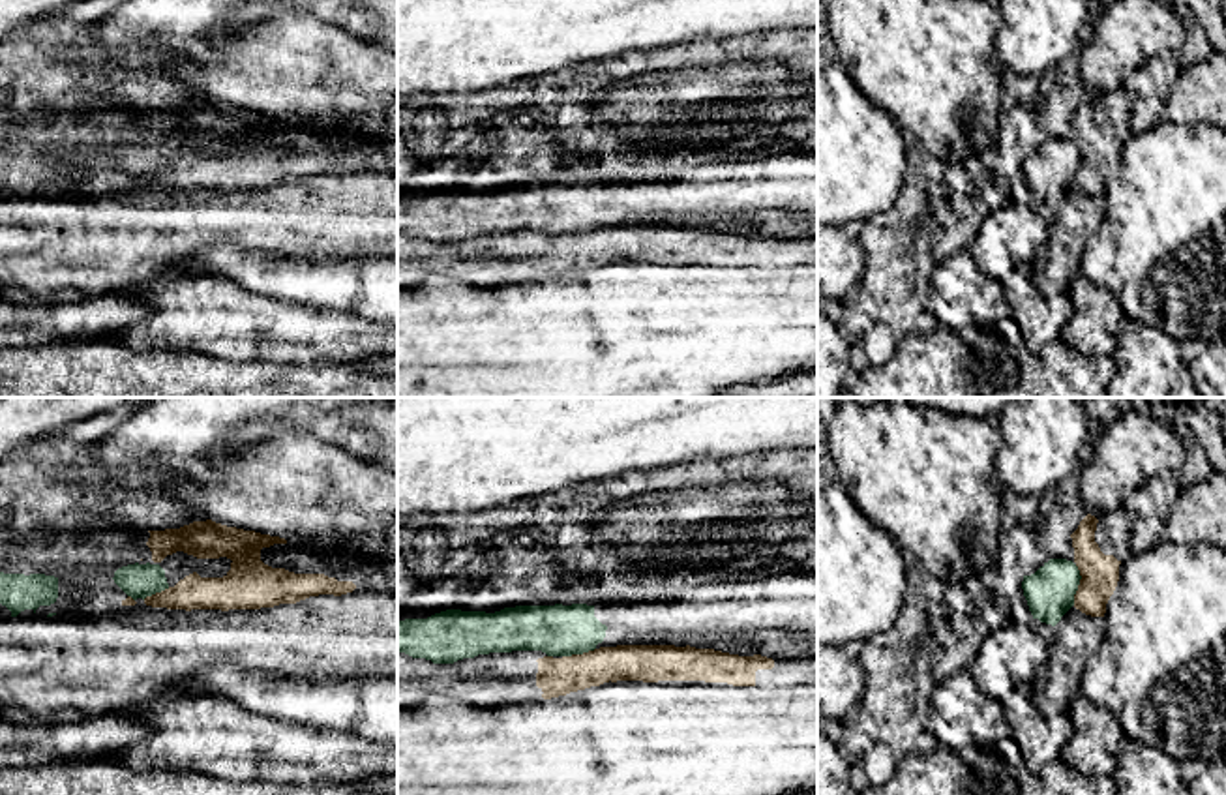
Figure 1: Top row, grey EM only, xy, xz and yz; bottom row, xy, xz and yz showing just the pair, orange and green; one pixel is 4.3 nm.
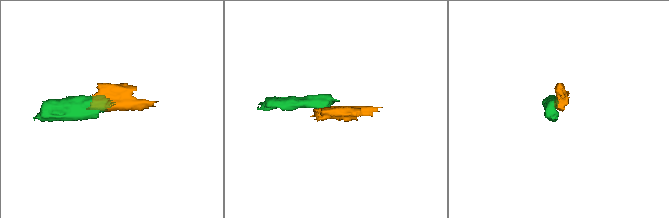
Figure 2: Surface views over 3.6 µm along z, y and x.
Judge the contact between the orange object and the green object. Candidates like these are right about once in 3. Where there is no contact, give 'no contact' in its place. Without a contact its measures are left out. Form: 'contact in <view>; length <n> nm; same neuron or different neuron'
contact in yz; length 180 nm; different neuron

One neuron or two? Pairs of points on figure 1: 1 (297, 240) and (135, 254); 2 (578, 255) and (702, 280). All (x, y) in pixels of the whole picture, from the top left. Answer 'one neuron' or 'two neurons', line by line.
1: one neuron
2: two neurons

